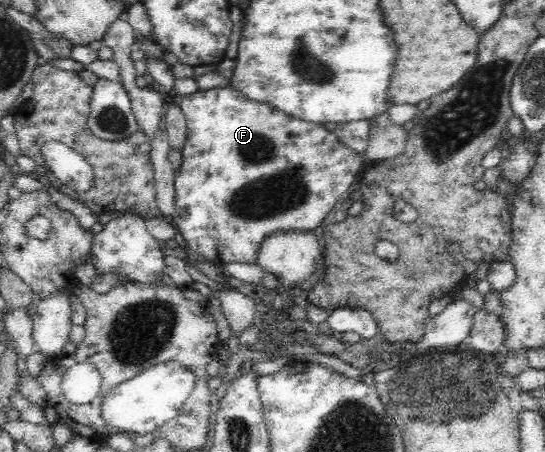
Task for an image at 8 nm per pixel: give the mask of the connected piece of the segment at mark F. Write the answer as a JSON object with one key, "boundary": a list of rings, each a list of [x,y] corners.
{"boundary":[[[223,86],[223,87],[217,87],[212,88],[211,90],[204,90],[189,94],[188,96],[184,96],[181,98],[180,103],[181,111],[183,112],[183,115],[186,117],[186,134],[185,138],[183,138],[183,146],[181,146],[181,166],[177,170],[174,171],[174,189],[175,189],[175,208],[176,213],[173,219],[173,226],[177,228],[178,232],[178,238],[180,240],[180,243],[182,246],[188,251],[191,258],[198,259],[203,262],[209,262],[209,264],[212,264],[215,266],[215,268],[221,268],[223,276],[225,278],[229,278],[228,270],[226,269],[226,266],[229,263],[241,263],[241,264],[253,264],[257,262],[258,259],[258,253],[261,248],[261,244],[267,240],[268,236],[271,236],[273,233],[278,233],[281,231],[313,231],[318,226],[321,226],[323,220],[325,220],[325,217],[333,208],[335,208],[335,204],[337,204],[338,201],[344,200],[347,198],[348,194],[351,192],[352,187],[351,184],[355,182],[355,178],[358,176],[359,168],[364,166],[365,160],[361,159],[361,155],[359,153],[355,153],[353,149],[343,145],[337,137],[335,137],[335,133],[333,131],[326,130],[321,123],[315,124],[311,121],[304,121],[299,120],[297,117],[291,117],[288,114],[283,113],[282,111],[273,109],[271,106],[268,106],[267,104],[263,103],[257,103],[255,101],[248,100],[247,97],[243,97],[239,91],[231,88],[231,86]]]}

